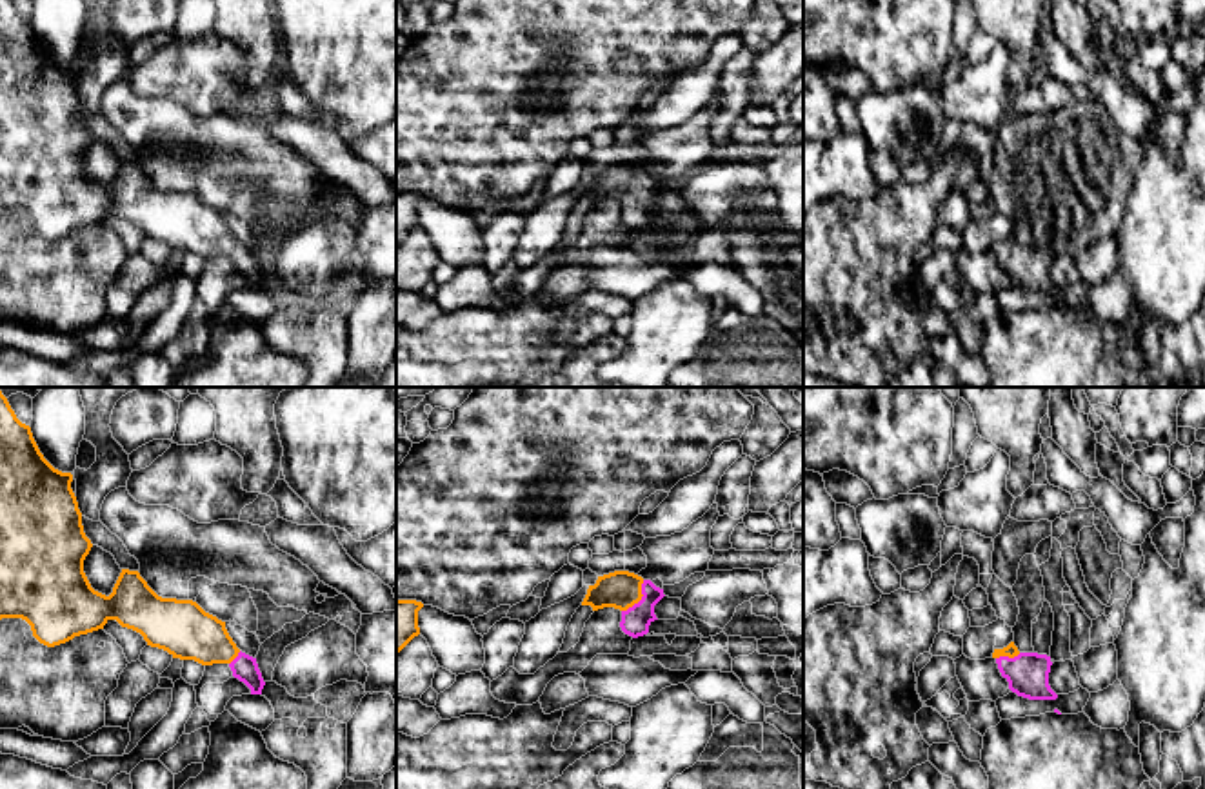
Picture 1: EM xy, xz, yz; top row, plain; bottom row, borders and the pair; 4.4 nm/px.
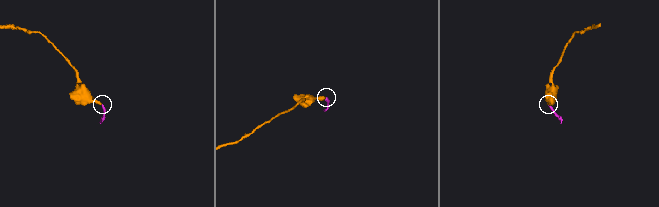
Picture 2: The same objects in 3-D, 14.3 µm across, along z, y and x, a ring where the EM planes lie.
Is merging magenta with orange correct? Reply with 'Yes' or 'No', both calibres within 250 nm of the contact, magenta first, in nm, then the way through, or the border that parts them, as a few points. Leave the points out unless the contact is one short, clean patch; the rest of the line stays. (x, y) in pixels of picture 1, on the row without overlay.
Yes. Thickness 130 nm (magenta) against 170 nm. Path across: xz (635, 215), (642, 191), (620, 182)

